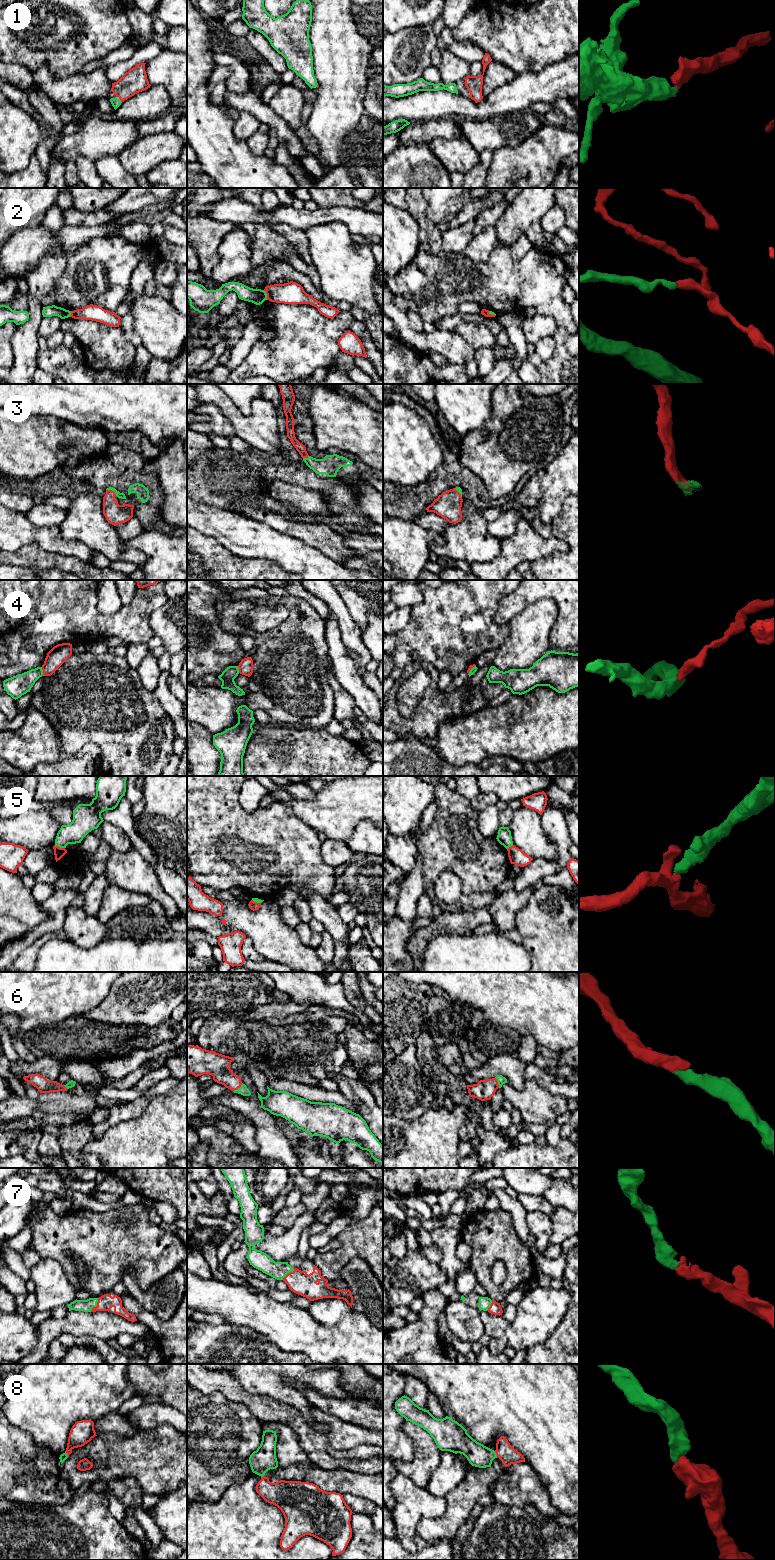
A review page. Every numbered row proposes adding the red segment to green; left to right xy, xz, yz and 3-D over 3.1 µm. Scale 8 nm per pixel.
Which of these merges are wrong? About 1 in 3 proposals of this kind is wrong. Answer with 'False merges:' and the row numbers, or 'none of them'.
False merges: 2, 4, 5

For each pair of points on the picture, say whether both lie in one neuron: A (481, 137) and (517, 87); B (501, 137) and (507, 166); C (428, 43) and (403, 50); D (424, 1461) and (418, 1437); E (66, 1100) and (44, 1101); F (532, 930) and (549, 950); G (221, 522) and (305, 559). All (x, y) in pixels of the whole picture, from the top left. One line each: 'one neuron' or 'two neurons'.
A: two neurons
B: two neurons
C: one neuron
D: one neuron
E: one neuron
F: one neuron
G: one neuron

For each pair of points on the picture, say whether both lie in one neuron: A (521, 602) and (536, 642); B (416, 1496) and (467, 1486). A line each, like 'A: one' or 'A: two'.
A: two
B: two

